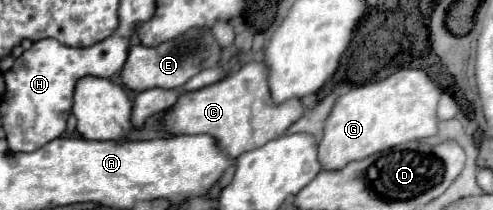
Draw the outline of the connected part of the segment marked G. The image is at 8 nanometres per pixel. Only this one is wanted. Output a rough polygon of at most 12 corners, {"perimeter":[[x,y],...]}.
{"perimeter":[[405,67],[346,84],[323,169],[437,135],[439,85]]}

